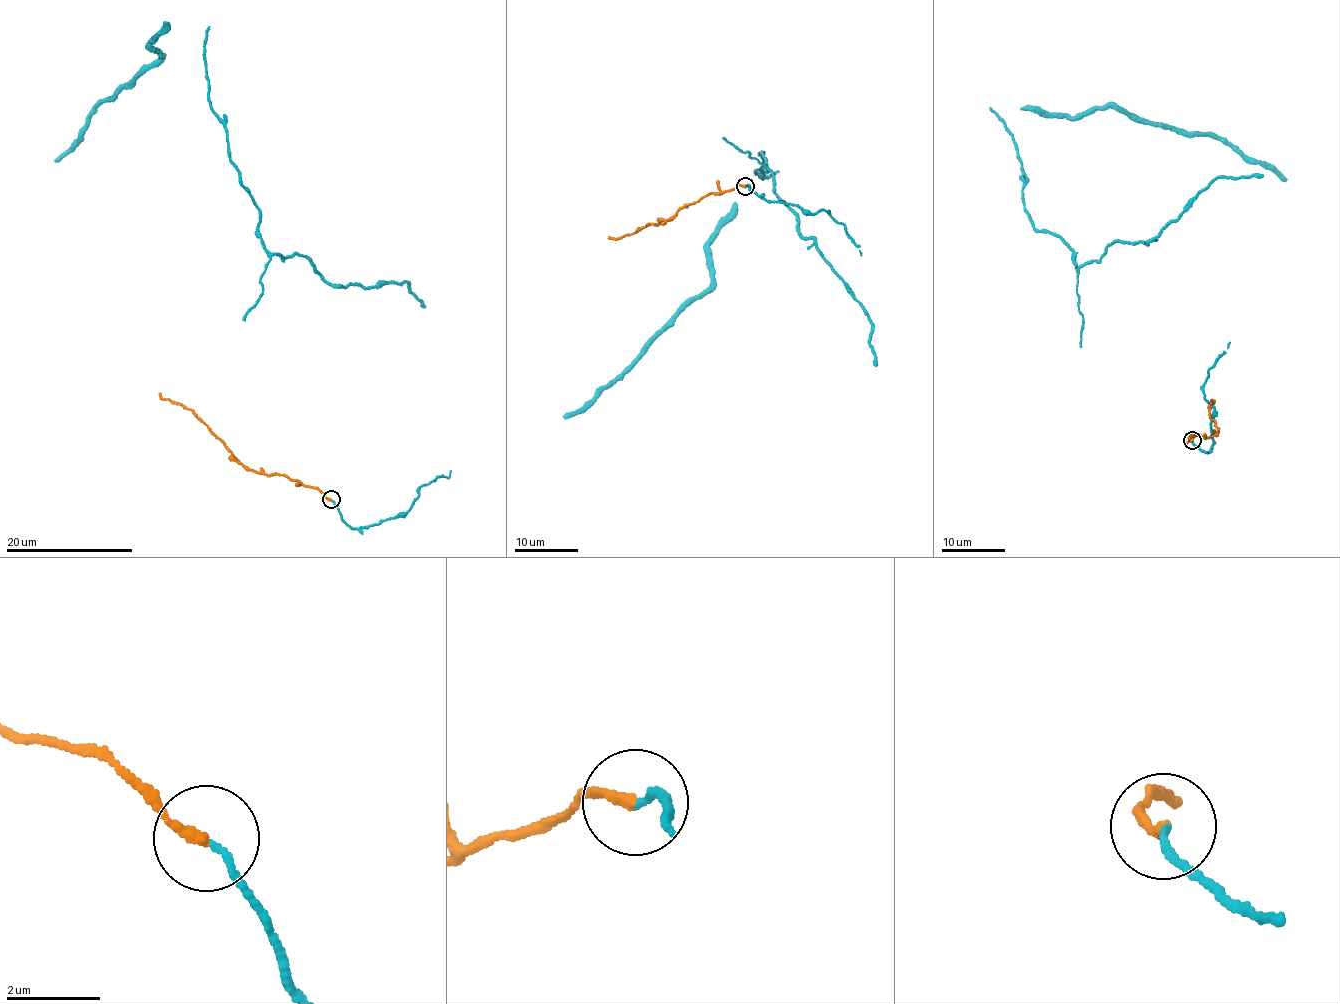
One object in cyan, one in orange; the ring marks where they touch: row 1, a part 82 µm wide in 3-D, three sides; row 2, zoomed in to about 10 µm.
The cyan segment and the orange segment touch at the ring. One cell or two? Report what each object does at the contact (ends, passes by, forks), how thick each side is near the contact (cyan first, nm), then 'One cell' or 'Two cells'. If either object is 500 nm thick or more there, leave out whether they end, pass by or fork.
At the ring cyan ends. At the ring orange ends. Thickness 120 nm (cyan) against 240 nm. One cell

